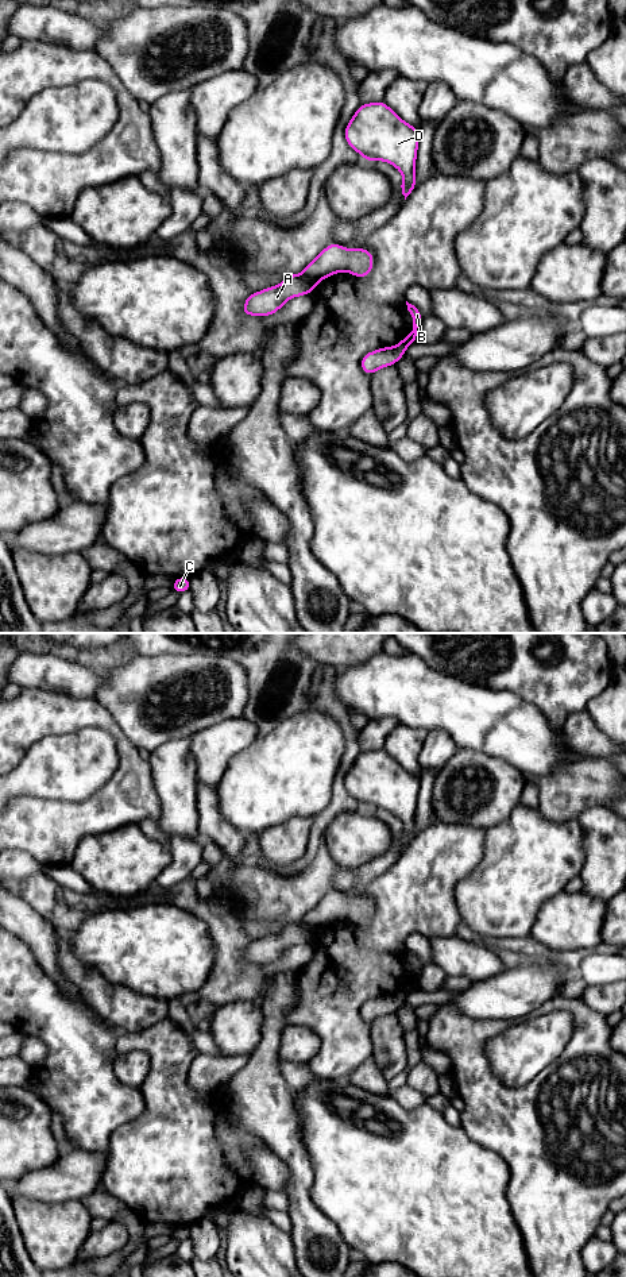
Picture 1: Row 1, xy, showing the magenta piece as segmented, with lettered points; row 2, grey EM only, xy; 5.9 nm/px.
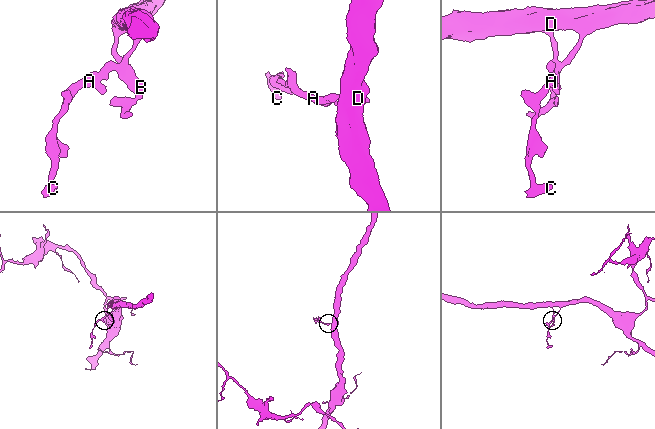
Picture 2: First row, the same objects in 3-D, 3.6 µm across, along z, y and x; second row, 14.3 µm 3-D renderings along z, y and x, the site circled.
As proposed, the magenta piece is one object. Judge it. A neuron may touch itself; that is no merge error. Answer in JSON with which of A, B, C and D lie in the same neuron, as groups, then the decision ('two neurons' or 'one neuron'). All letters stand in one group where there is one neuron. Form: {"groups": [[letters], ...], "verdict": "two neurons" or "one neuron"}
{"groups": [["A", "C"], ["B", "D"]], "verdict": "two neurons"}

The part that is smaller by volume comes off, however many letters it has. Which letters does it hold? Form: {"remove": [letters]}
{"remove": ["A", "C"]}

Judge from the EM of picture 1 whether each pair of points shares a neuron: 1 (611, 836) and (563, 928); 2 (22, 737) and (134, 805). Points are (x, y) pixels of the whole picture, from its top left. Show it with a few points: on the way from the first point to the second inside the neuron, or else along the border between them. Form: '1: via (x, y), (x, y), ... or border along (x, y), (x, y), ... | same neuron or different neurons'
1: border along (582, 891), (606, 903) | different neurons
2: via (64, 717), (100, 717), (119, 736), (130, 763) | same neuron

